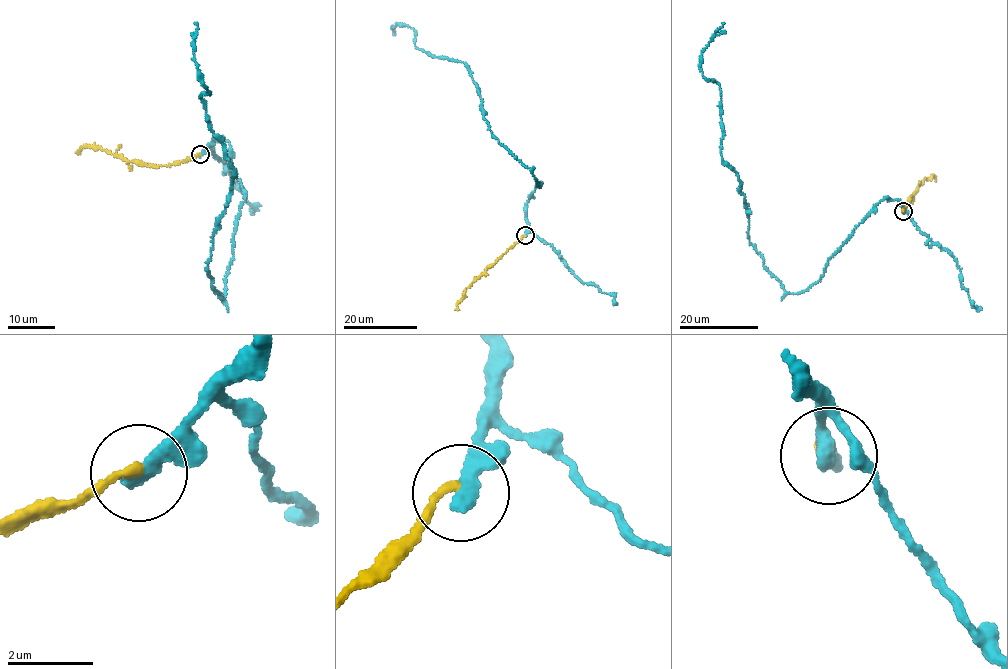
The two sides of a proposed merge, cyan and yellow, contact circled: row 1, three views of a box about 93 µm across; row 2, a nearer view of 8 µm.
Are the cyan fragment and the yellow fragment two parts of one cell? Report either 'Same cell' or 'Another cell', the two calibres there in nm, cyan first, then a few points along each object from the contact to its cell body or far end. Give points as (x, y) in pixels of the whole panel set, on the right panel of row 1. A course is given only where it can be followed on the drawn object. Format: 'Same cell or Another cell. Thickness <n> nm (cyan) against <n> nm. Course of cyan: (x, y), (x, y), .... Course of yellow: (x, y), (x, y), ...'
Another cell. Thickness 400 nm (cyan) against 190 nm. Course of cyan: (903, 211), (880, 201), (821, 280), (786, 292), (748, 241), (719, 84), (699, 67), (723, 22). Course of yellow: (903, 211), (923, 180), (932, 175), (935, 180)

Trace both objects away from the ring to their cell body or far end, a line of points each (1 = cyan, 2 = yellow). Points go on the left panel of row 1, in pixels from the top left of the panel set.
1: (200, 155), (213, 138), (228, 142), (245, 198), (225, 301), (207, 259), (236, 173), (208, 123), (195, 22)
2: (200, 155), (167, 166), (124, 159), (93, 145), (86, 145), (77, 153)

